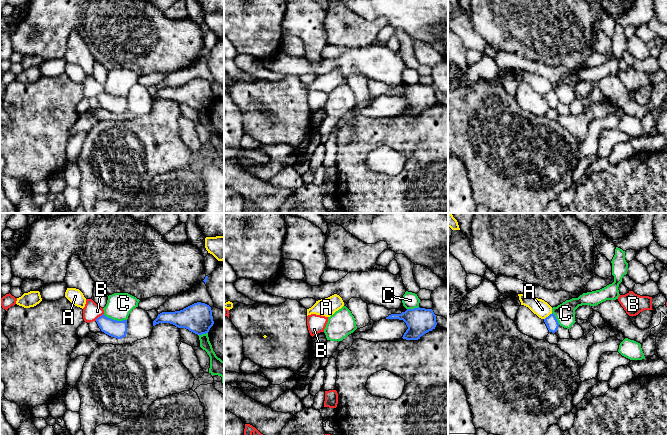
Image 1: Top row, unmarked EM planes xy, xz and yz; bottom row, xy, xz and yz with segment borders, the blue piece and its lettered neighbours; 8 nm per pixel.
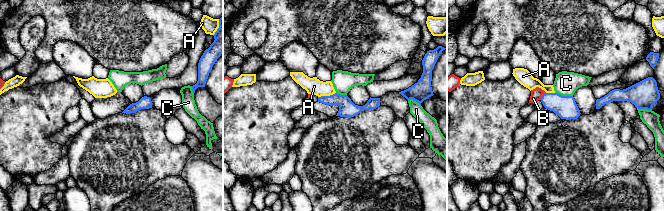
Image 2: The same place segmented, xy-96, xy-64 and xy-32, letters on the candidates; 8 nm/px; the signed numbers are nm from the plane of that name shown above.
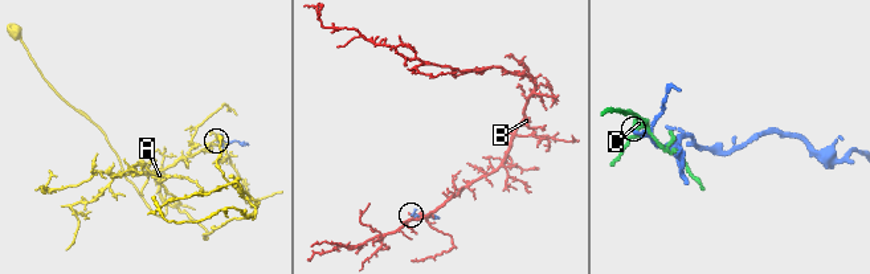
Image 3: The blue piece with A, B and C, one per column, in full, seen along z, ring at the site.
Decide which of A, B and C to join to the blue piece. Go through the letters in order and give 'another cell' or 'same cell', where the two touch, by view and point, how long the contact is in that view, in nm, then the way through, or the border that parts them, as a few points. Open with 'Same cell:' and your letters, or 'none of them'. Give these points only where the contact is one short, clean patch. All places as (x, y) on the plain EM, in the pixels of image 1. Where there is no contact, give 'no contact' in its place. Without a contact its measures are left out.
Same cell: none of them
A: another cell | yz (549, 91) | 90 nm
B: another cell | xy (100, 92) | 90 nm | along xy (103, 89), (95, 96)
C: another cell | xy (115, 96) | 200 nm

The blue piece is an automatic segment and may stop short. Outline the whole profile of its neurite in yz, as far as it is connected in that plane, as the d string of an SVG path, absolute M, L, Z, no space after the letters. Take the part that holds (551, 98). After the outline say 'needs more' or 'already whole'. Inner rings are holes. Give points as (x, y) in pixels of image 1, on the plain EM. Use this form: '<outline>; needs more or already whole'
M552 89L548 93L544 95L544 98L549 106L549 108L555 109L559 103L559 99L555 93L555 91Z; already whole

